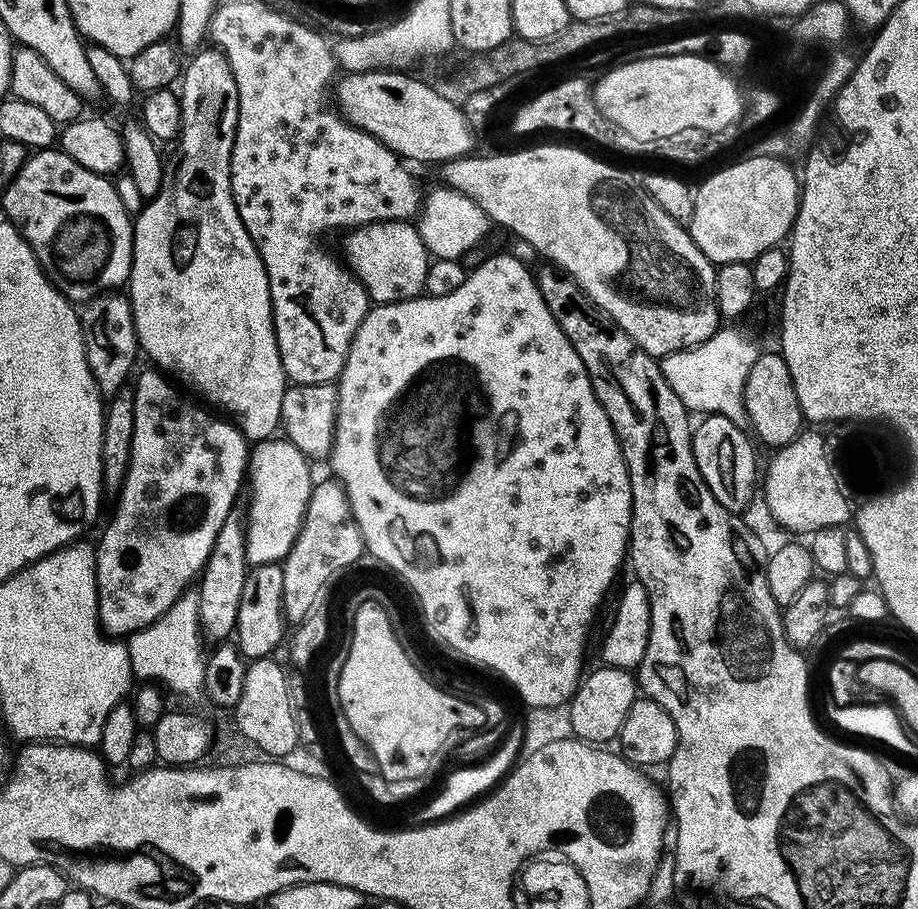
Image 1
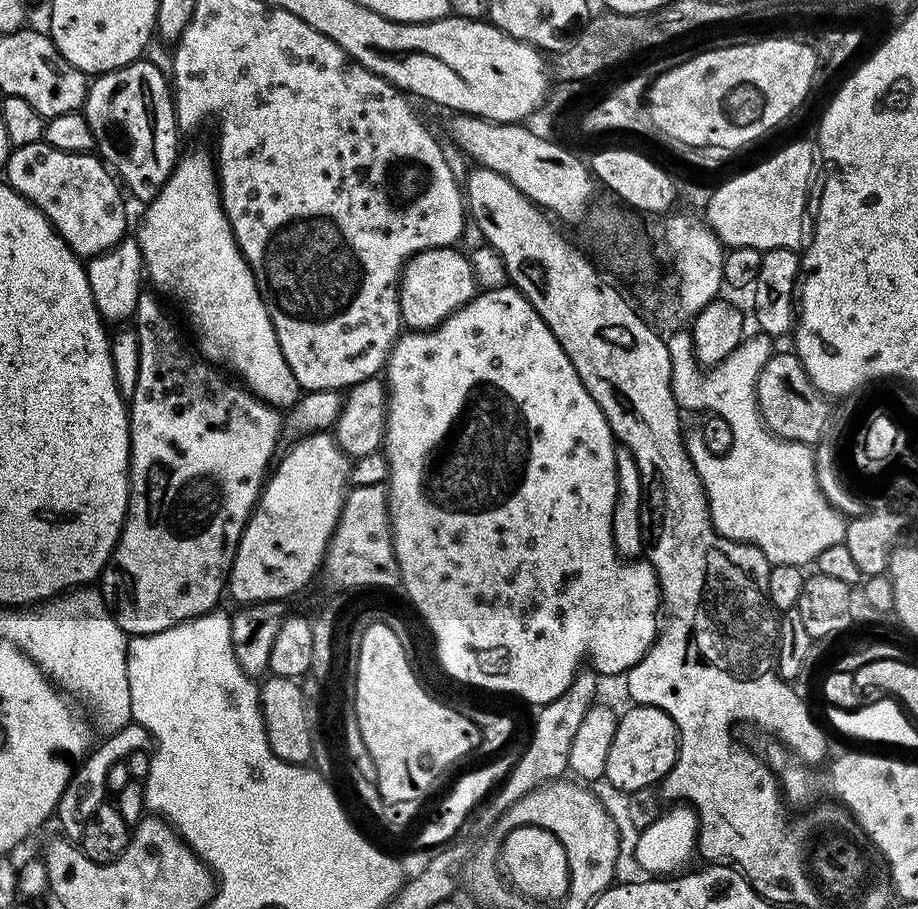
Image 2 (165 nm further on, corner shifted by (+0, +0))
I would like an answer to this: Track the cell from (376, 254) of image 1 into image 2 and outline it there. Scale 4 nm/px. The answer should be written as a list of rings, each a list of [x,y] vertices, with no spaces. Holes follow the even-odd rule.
[[[455,247],[431,248],[412,256],[404,265],[400,274],[398,295],[400,298],[400,318],[403,327],[408,330],[427,330],[436,328],[464,304],[477,295],[476,276],[472,273],[472,264],[456,252]]]

